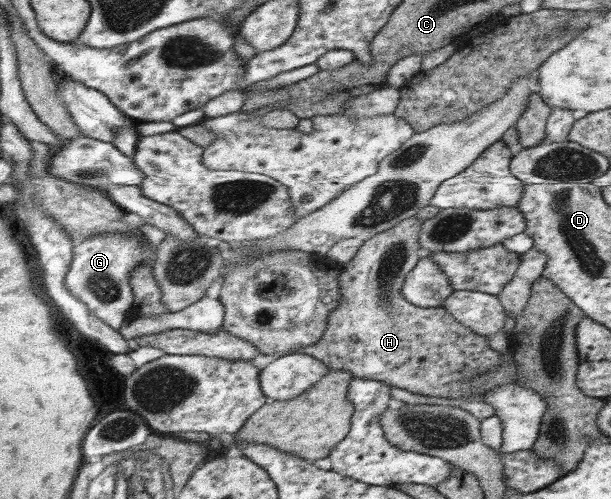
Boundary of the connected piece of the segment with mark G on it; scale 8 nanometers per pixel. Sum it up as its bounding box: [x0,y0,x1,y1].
[66,232,157,331]

